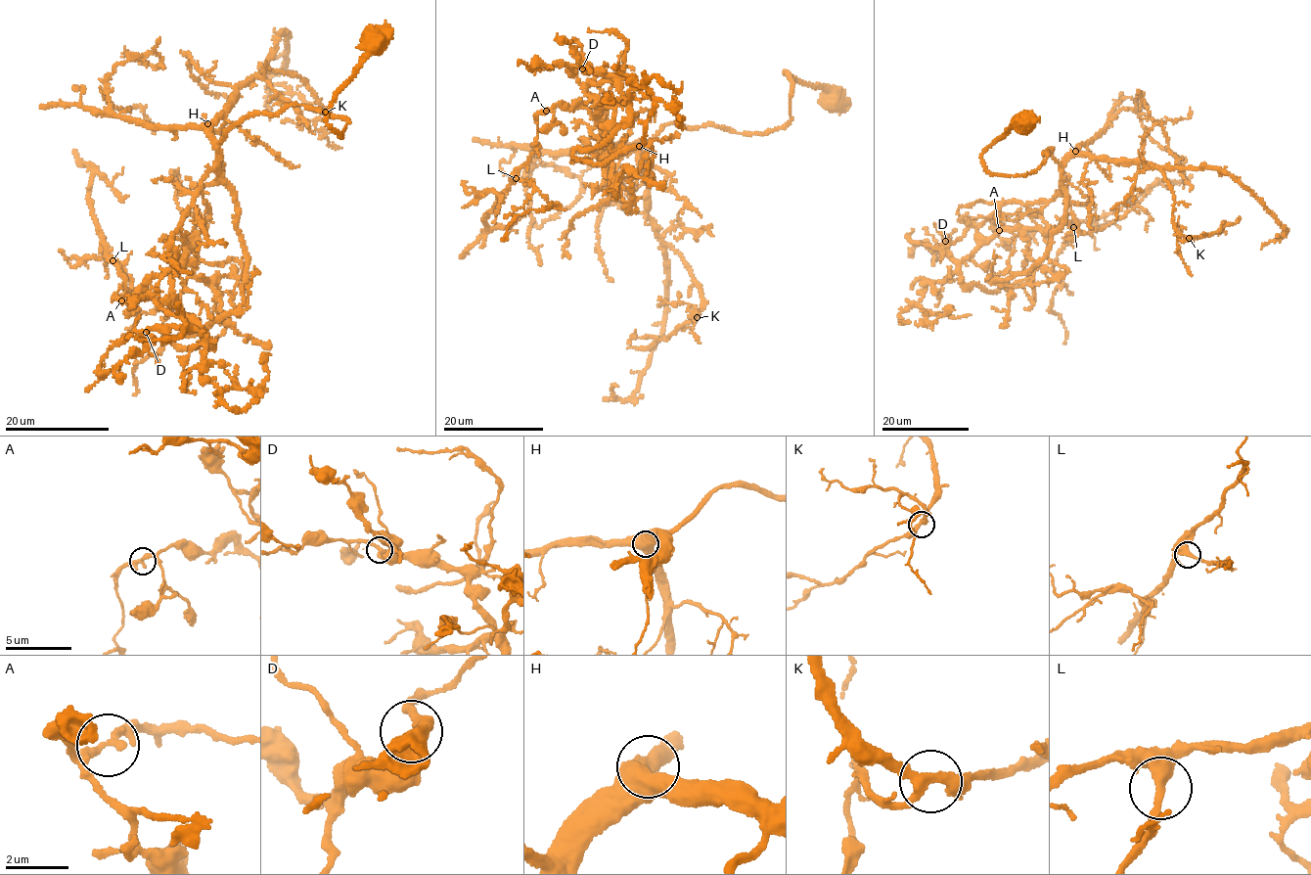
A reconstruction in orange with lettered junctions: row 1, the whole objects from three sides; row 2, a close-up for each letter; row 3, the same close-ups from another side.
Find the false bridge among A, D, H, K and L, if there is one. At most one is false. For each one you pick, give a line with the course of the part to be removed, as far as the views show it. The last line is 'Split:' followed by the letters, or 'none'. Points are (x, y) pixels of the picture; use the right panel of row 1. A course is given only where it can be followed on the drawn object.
A: (999, 229), (1034, 232), (1071, 224), (1053, 269), (1062, 283), (1051, 311), (1062, 322), (1064, 344)
Split: A

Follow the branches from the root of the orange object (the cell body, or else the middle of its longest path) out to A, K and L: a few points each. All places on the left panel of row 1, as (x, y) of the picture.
A: (379, 42), (328, 112), (341, 135), (344, 117), (293, 105), (228, 130), (185, 216), (180, 267), (121, 299)
K: (379, 42), (328, 112), (340, 136), (344, 117), (293, 105), (211, 129), (265, 71), (325, 112)
L: (379, 42), (328, 112), (341, 135), (305, 106), (248, 114), (180, 267), (125, 301), (113, 260)

